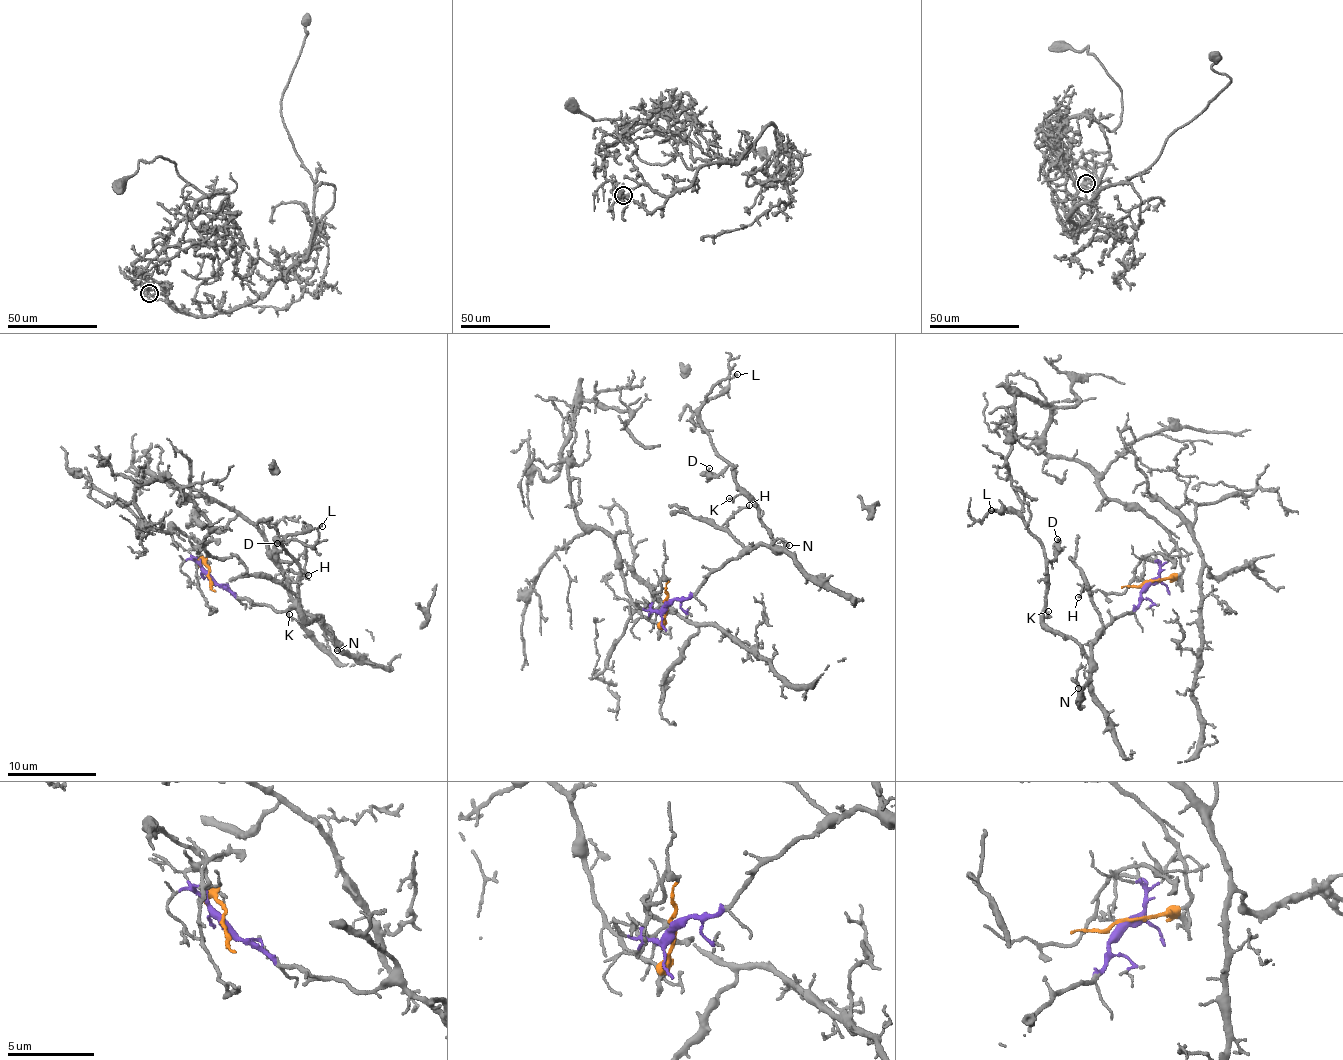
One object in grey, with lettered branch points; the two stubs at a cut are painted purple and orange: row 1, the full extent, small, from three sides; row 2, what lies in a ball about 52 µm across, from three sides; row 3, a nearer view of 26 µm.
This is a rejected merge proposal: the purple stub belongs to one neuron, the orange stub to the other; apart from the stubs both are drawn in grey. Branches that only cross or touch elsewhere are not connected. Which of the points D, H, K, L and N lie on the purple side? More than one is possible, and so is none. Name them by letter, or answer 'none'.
D, H, K, L, N

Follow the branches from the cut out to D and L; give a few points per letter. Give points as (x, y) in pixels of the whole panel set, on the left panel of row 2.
D: (208, 577), (237, 598), (281, 611), (297, 608), (321, 622), (302, 617), (300, 566), (280, 558), (278, 543)
L: (208, 577), (237, 598), (281, 611), (297, 608), (321, 622), (302, 617), (297, 560), (277, 539), (322, 526)

